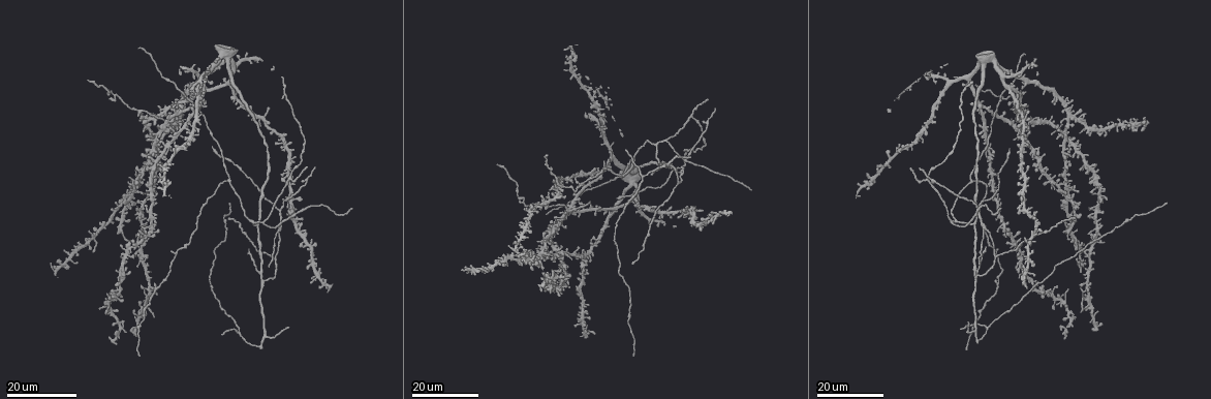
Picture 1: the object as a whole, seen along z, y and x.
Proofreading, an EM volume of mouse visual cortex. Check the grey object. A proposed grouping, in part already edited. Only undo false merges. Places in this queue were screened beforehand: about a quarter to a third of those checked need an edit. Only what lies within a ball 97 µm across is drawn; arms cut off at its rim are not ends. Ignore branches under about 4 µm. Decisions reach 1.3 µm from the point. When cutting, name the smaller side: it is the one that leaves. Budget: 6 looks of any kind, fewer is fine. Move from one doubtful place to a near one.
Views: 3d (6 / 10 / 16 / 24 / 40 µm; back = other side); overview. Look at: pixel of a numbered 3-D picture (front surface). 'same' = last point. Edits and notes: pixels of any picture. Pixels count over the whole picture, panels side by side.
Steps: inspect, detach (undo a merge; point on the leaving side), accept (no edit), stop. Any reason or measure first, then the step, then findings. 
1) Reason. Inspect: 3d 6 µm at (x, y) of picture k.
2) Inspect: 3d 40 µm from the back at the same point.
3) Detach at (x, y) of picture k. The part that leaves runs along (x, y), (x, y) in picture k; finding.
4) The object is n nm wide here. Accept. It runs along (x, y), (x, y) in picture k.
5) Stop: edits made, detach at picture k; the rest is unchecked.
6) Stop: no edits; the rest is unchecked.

Inspect: 3d 24 µm at (1129, 219) of picture 1.

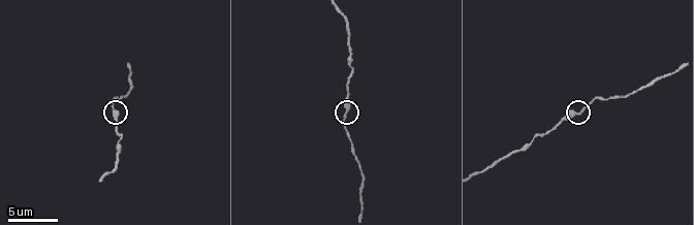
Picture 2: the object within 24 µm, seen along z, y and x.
Inspect: 3d 10 µm at (578, 112) of picture 2.

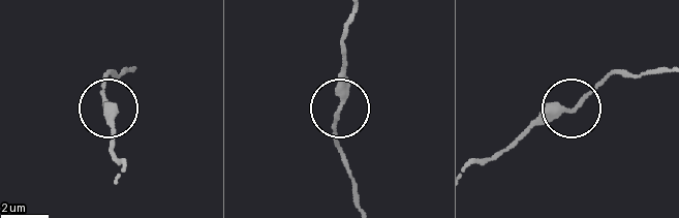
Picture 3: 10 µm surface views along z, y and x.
Accept. It runs along (473, 163), (502, 154), (538, 124), (567, 113), (613, 70) in picture 3; continuous, no second neuron.

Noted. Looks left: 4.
Four arms meet. Inspect: 3d 24 µm at (168, 128) of picture 1.

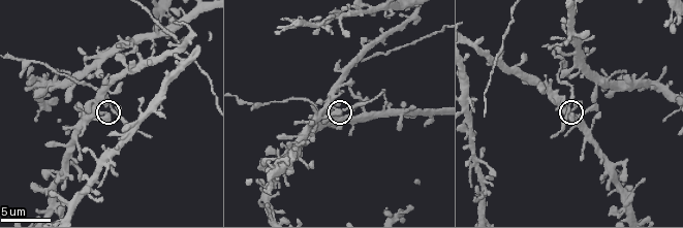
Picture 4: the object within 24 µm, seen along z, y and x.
Inspect: 3d 6 µm at (570, 117) of picture 4.

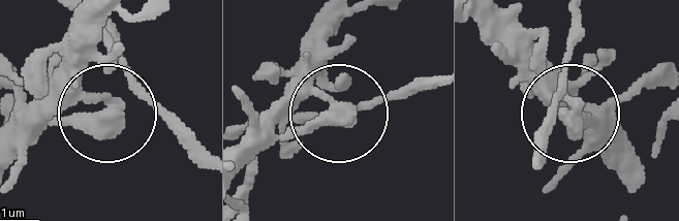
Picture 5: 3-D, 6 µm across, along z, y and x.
Accept. It runs along (112, 17), (83, 76), (105, 108), (131, 76), (112, 20) in picture 5; continuous, no second neuron.

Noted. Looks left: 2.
Three arms meet. Inspect: 3d 16 µm at (278, 211) of picture 1.

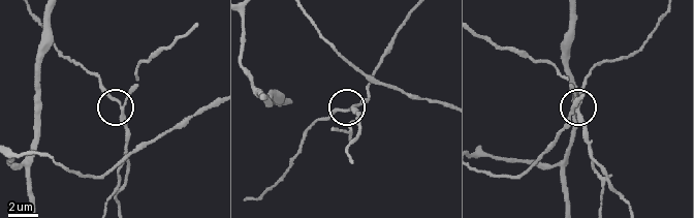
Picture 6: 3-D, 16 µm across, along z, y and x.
Inspect: 3d 6 µm at (121, 100) of picture 6.

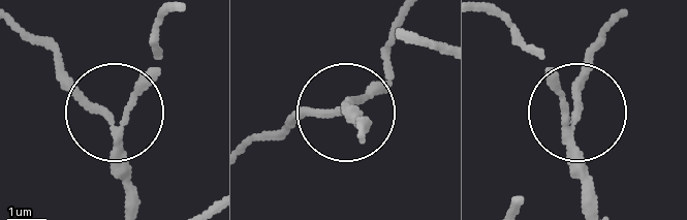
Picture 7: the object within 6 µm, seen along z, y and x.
The object is 170 nm wide here. Accept. It runs along (597, 209), (574, 120), (538, 55) in picture 7; continuous, no second neuron.

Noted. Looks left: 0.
Stop: no edits; the rest is unchecked.

